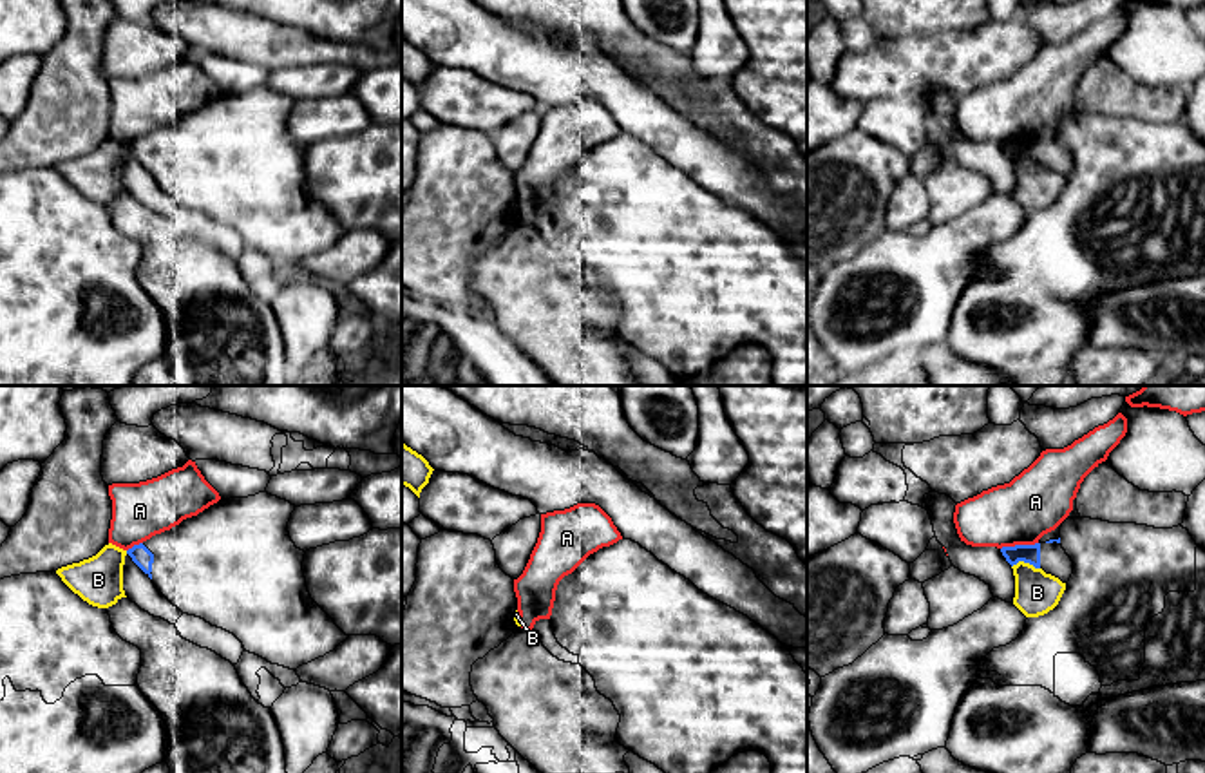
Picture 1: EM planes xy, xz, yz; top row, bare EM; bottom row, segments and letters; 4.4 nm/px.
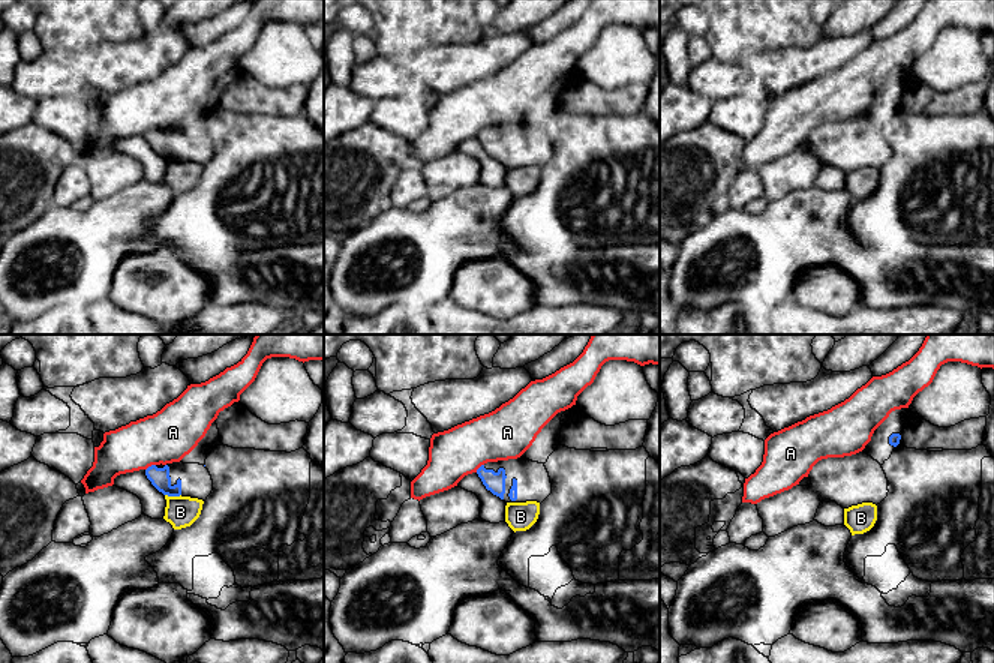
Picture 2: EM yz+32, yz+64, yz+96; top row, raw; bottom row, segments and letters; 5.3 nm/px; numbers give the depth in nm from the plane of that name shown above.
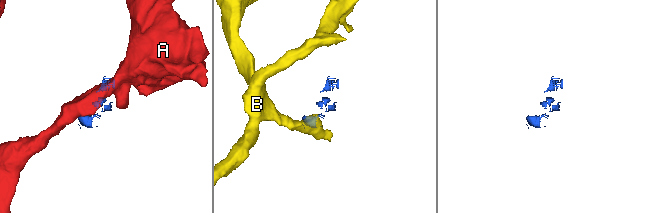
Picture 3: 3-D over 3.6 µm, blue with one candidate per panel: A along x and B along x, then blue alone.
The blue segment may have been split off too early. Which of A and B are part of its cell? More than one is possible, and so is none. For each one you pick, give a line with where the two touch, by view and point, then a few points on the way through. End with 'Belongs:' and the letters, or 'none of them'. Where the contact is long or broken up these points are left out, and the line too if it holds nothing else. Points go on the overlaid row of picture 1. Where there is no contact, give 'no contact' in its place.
Belongs: none of them

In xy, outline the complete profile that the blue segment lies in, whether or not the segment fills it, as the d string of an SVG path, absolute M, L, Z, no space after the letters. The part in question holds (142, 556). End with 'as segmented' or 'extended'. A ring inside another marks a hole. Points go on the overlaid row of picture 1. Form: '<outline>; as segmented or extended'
M268 492L219 500L127 554L183 614L233 634L246 652L297 672L349 635L308 592L302 570L306 552L295 547L288 532L293 511L295 505Z; extended

